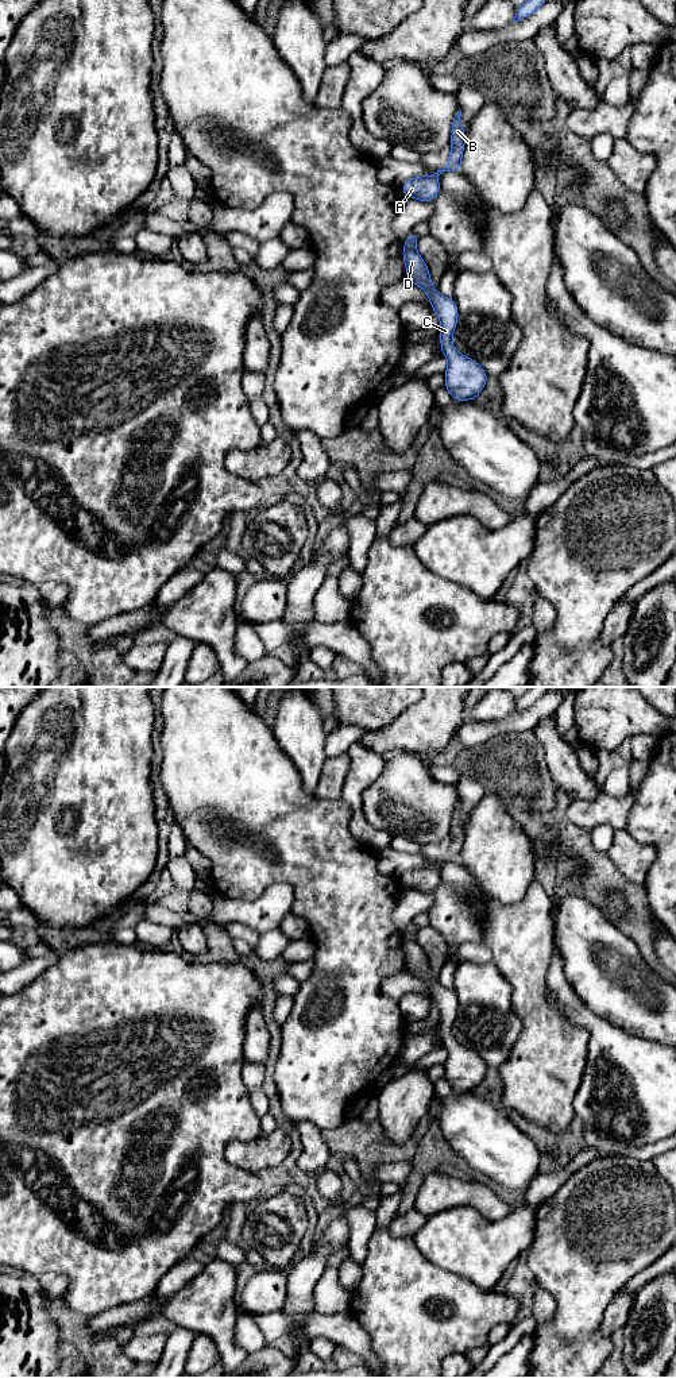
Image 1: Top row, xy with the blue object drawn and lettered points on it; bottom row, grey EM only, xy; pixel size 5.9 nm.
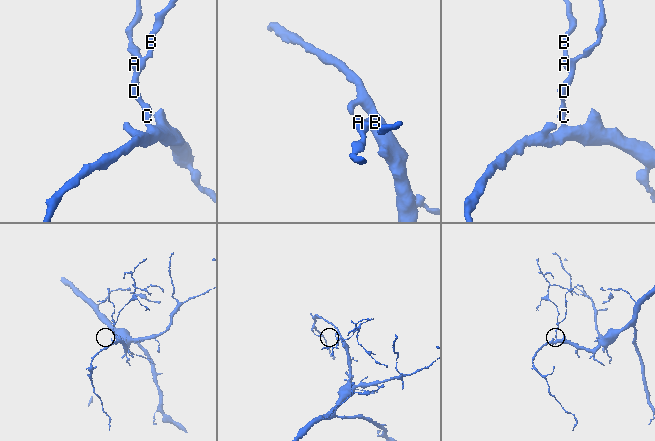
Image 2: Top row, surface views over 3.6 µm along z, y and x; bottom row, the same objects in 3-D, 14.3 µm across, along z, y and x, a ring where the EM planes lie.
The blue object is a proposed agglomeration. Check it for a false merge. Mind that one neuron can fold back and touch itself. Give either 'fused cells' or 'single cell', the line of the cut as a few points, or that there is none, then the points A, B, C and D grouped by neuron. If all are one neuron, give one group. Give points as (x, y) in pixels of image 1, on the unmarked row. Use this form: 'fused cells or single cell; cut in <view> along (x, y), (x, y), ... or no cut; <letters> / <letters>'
fused cells; cut in xy along (404, 935), (414, 941); A B / C D

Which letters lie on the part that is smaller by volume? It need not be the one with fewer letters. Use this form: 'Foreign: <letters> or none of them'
Foreign: A, B

